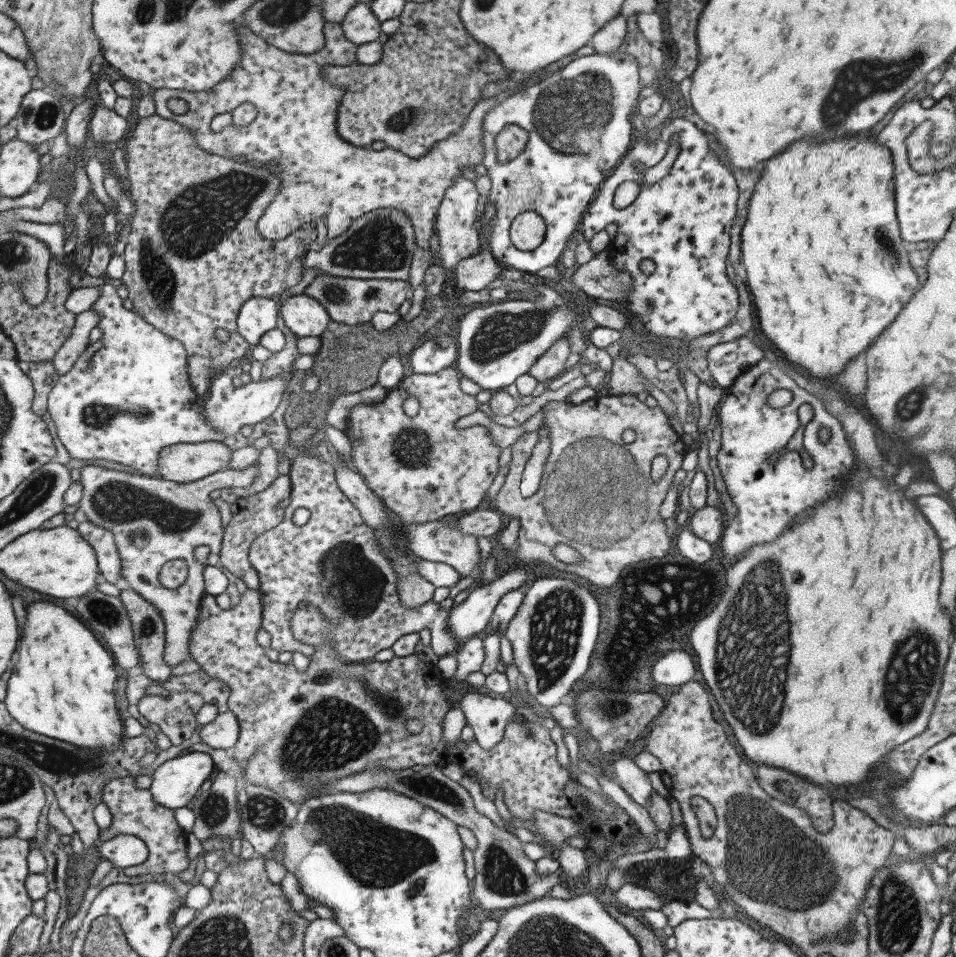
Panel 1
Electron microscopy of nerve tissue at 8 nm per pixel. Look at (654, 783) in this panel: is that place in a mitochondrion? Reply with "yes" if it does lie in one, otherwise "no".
no

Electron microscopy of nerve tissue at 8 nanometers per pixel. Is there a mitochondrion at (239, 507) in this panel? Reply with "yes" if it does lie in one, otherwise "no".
no

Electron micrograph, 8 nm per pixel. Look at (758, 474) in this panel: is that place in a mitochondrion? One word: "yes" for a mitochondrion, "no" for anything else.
no

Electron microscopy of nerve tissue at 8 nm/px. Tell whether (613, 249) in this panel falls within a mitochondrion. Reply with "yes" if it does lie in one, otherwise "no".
no

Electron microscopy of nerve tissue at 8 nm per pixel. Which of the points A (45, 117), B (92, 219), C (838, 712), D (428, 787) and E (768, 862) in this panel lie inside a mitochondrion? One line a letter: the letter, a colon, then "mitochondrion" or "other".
A: mitochondrion
B: other
C: other
D: mitochondrion
E: mitochondrion

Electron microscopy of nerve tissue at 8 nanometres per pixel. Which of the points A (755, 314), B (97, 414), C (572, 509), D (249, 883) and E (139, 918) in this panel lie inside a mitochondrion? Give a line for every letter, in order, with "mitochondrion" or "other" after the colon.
A: other
B: mitochondrion
C: mitochondrion
D: other
E: other

